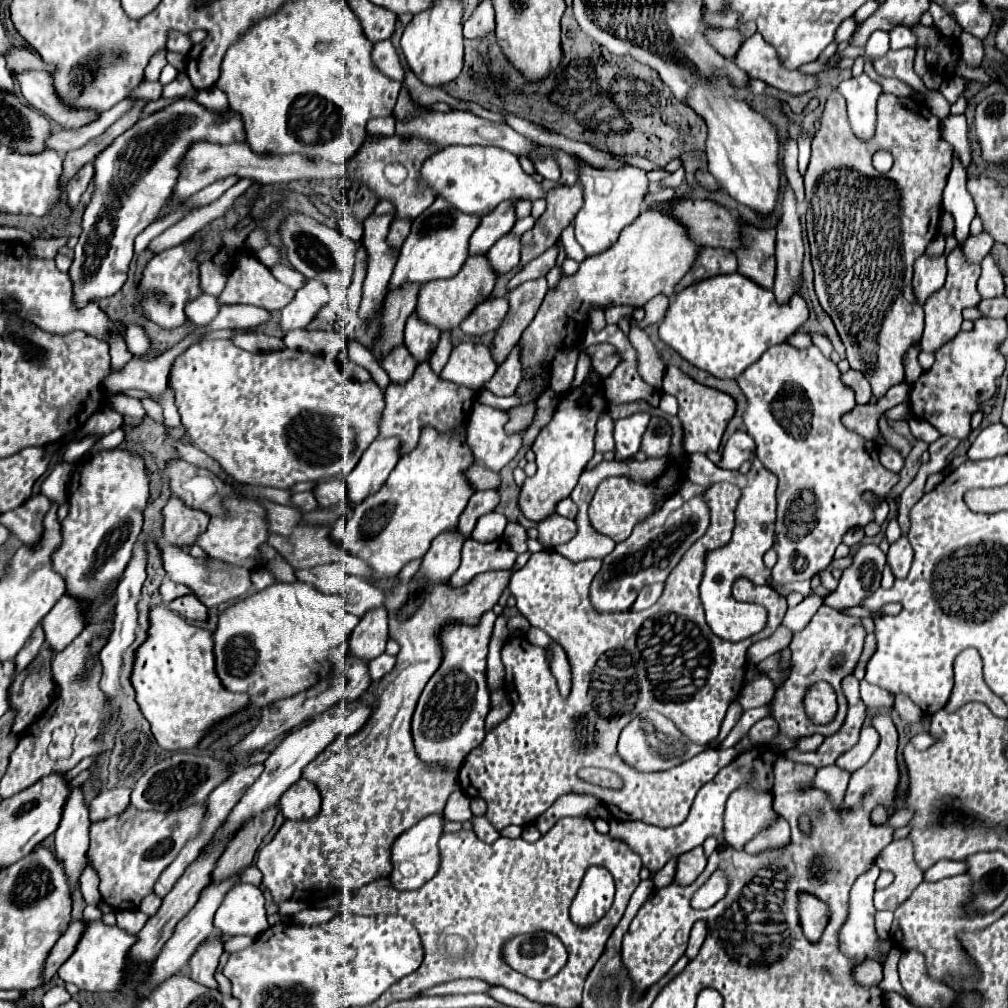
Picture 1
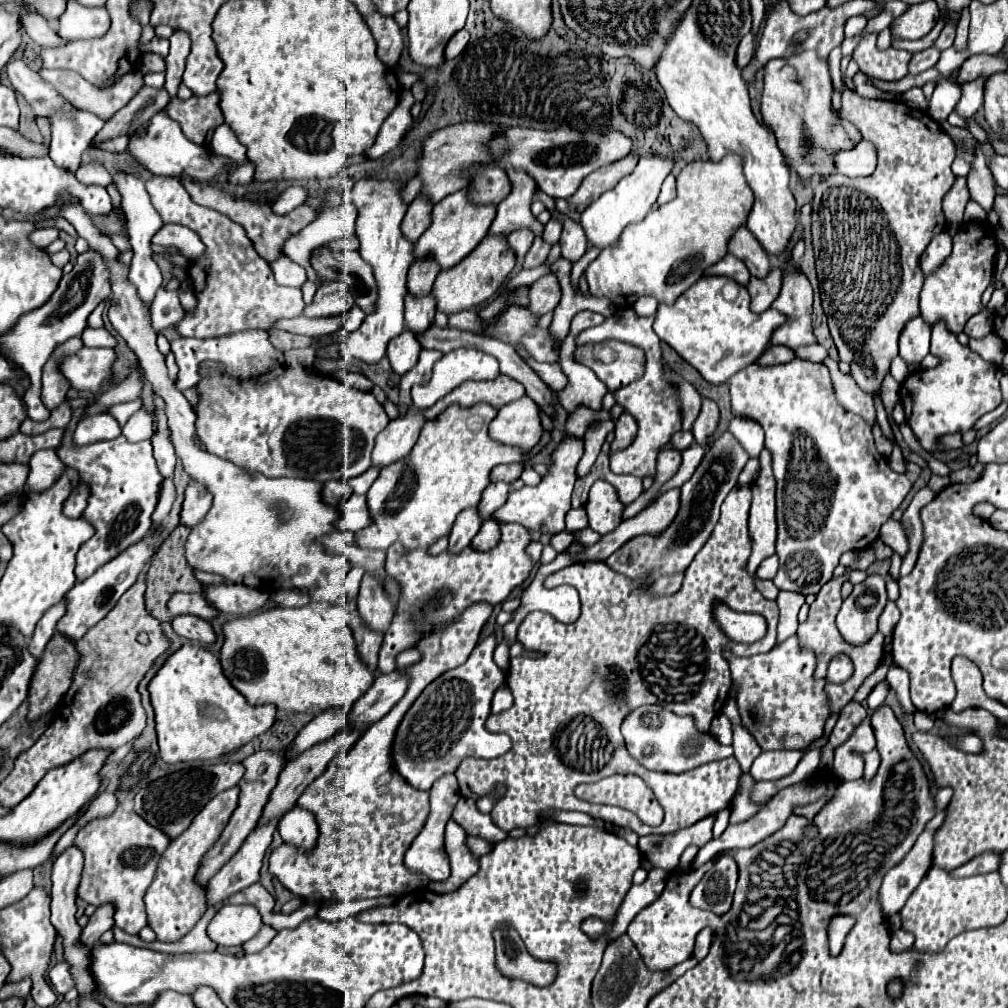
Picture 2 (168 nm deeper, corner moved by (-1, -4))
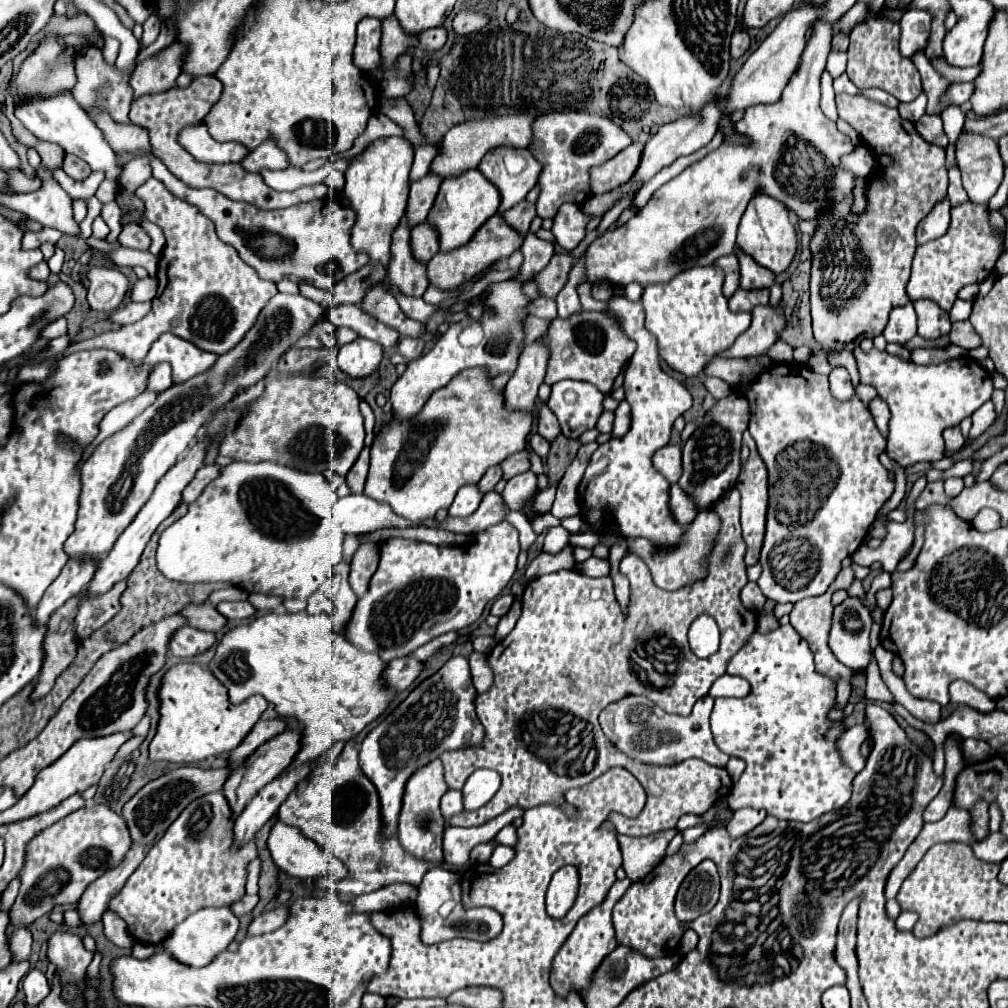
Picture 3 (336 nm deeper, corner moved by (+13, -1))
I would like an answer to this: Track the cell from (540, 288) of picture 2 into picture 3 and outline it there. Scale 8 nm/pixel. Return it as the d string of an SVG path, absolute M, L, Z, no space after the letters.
M561 251L557 253L551 263L539 273L535 275L535 283L537 283L537 289L543 297L557 297L557 293L563 289L563 285L567 283L567 277L569 277L569 269L571 269L571 257Z

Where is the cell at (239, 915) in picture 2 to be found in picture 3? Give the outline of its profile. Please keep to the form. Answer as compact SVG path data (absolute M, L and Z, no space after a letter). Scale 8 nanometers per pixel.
M207 907L207 909L199 909L195 915L189 915L183 923L179 923L169 935L169 939L165 941L165 947L181 963L203 967L217 953L227 949L227 945L235 939L237 931L239 931L239 919L233 915L229 907Z

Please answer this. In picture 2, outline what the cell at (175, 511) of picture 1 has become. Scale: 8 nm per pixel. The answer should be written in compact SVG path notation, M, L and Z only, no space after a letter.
M191 482L185 490L185 502L183 502L183 510L181 510L181 524L185 526L195 526L197 522L201 522L205 518L205 514L211 508L211 500L213 496L209 494L209 490L199 484L199 482Z

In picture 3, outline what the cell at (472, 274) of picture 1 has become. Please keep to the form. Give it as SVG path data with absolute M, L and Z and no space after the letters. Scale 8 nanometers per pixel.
M493 215L487 219L485 225L481 225L481 229L473 235L473 239L467 245L461 245L449 253L437 253L429 263L427 263L427 277L429 283L441 291L453 291L459 289L465 281L469 281L475 275L481 275L483 271L487 271L493 263L497 263L499 259L507 259L515 249L521 247L523 237L513 231L503 217Z

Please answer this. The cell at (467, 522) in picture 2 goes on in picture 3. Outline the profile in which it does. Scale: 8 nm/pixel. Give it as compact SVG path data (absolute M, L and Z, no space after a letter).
M465 485L459 489L453 505L449 507L449 515L451 517L469 517L481 503L481 493L477 489L477 485Z

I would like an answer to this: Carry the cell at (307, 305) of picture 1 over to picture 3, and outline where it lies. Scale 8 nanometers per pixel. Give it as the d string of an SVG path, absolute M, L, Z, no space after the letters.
M365 265L363 269L355 271L353 275L341 279L339 283L335 283L335 287L331 289L333 295L333 303L341 305L341 303L359 303L361 297L365 295L365 289L369 287L369 283L377 283L377 281L385 281L385 269L381 267L373 267L373 265Z

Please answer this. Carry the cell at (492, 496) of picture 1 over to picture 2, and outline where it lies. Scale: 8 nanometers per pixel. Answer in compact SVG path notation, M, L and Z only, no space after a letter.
M491 482L485 492L483 492L483 498L479 502L479 512L483 518L491 518L491 514L503 506L503 502L507 500L509 496L509 484L507 482Z

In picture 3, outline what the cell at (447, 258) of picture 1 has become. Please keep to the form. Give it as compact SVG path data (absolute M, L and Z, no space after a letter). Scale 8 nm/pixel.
M465 171L465 175L459 175L455 179L445 179L441 183L441 189L437 193L437 199L429 211L427 221L437 231L439 237L439 251L447 253L461 245L465 245L475 231L491 217L495 215L499 207L499 191L497 187L481 175L481 171Z

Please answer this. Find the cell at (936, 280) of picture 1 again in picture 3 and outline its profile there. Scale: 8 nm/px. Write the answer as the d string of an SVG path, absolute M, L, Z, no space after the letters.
M941 201L933 207L933 211L917 225L917 245L925 245L941 235L945 235L949 227L949 201Z

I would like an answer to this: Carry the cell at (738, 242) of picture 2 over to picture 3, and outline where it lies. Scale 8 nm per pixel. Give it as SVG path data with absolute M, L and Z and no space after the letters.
M735 251L735 253L739 259L739 267L741 267L741 287L743 289L771 287L771 283L775 281L775 275L771 271L765 271L765 267L761 267L759 263L753 263L753 259L749 259L749 255L745 255L743 251Z

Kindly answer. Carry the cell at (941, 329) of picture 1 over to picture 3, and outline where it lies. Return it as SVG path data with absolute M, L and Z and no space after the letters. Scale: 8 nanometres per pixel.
M963 203L951 209L951 225L947 233L935 241L929 241L915 251L911 279L907 295L911 301L929 299L935 301L943 311L951 311L961 287L985 281L997 263L1001 243L993 237L987 221L987 207L977 203Z

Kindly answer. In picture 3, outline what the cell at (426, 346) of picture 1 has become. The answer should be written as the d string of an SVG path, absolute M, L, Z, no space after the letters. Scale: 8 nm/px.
M401 219L399 227L393 233L393 259L387 267L387 283L397 287L401 295L409 297L423 297L429 287L425 265L417 263L411 257L409 249L409 227L407 221Z

